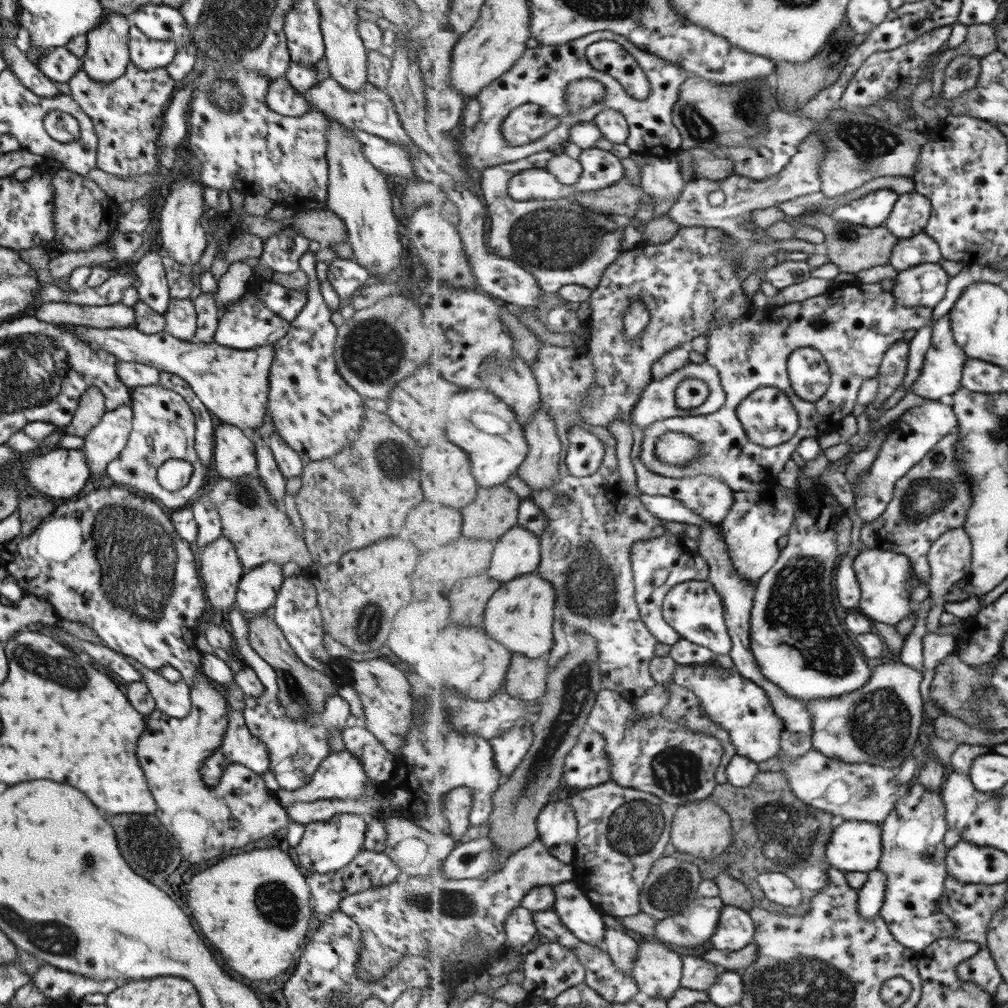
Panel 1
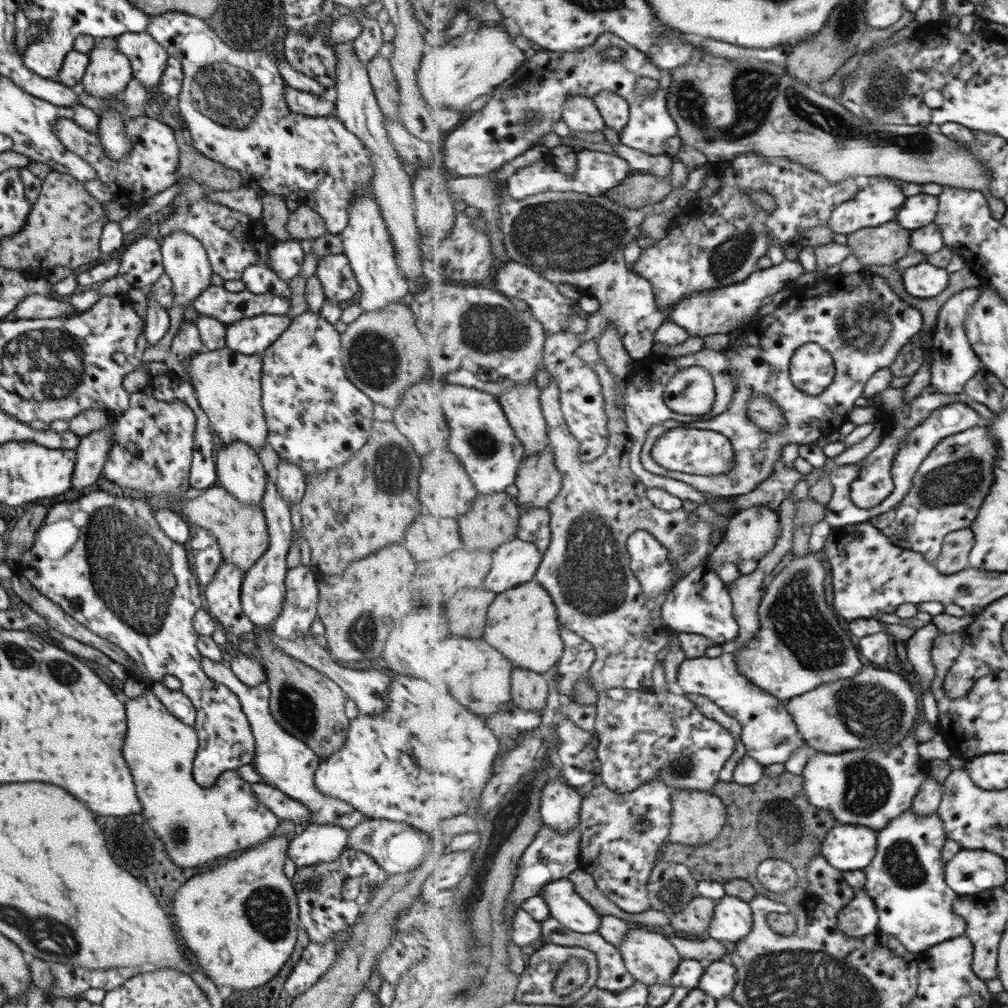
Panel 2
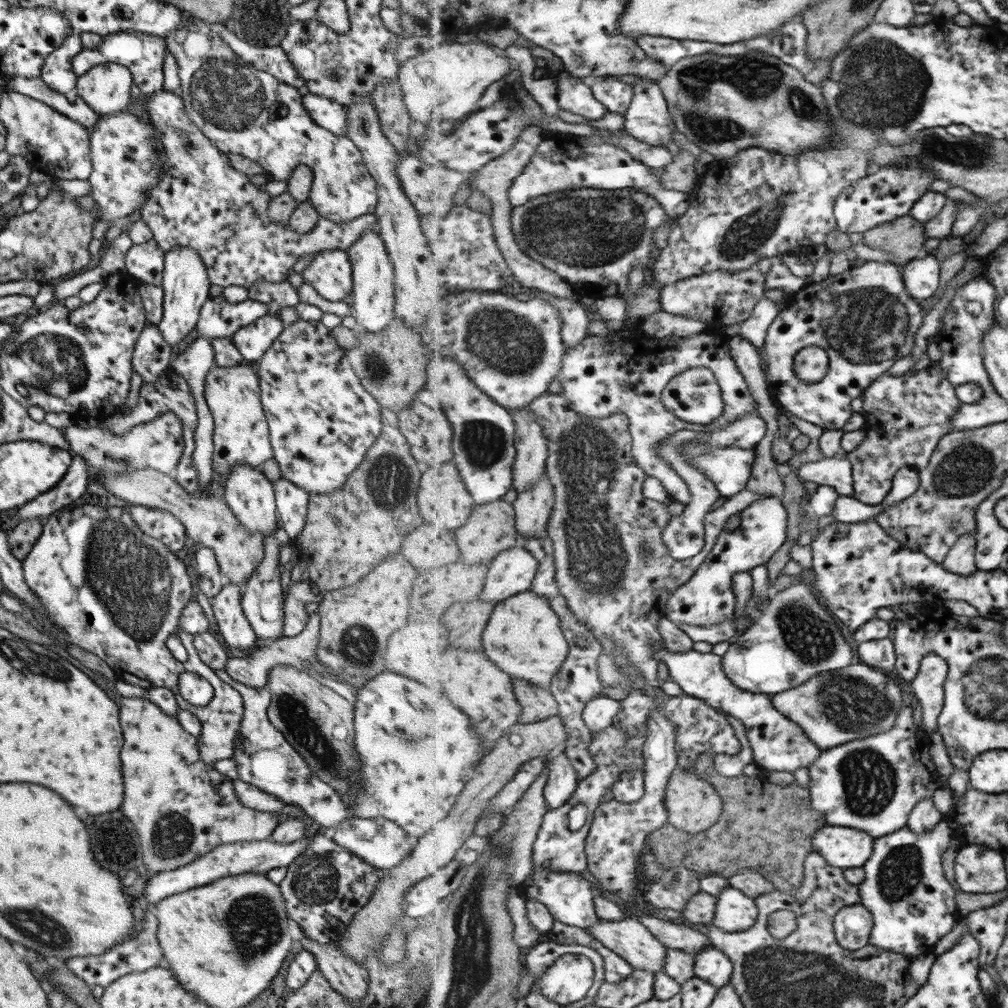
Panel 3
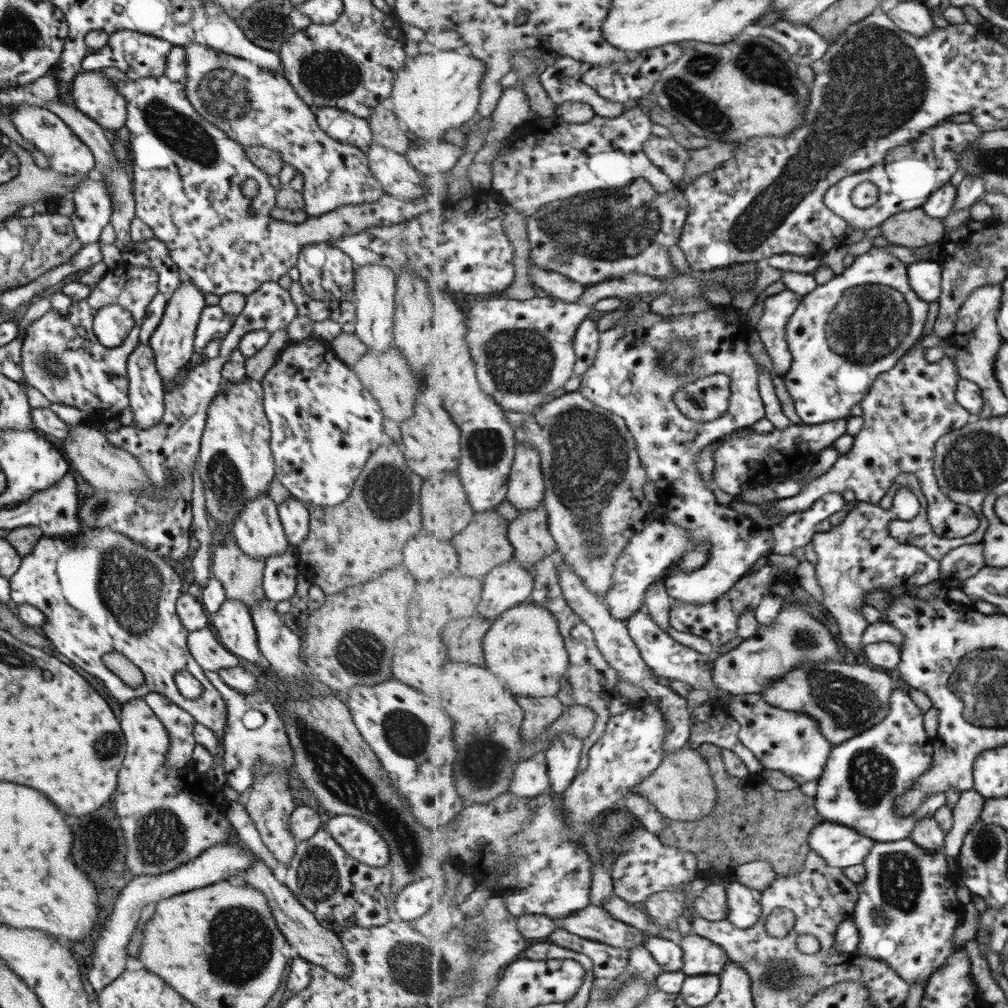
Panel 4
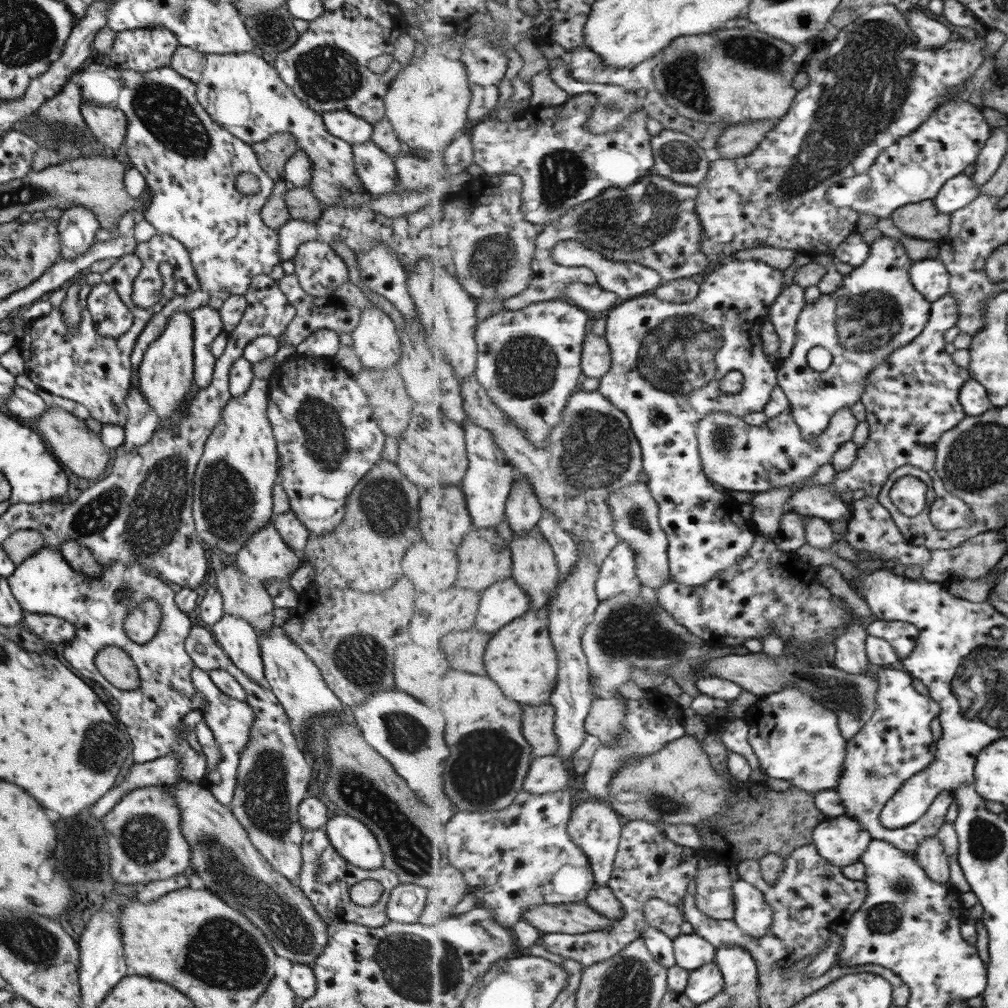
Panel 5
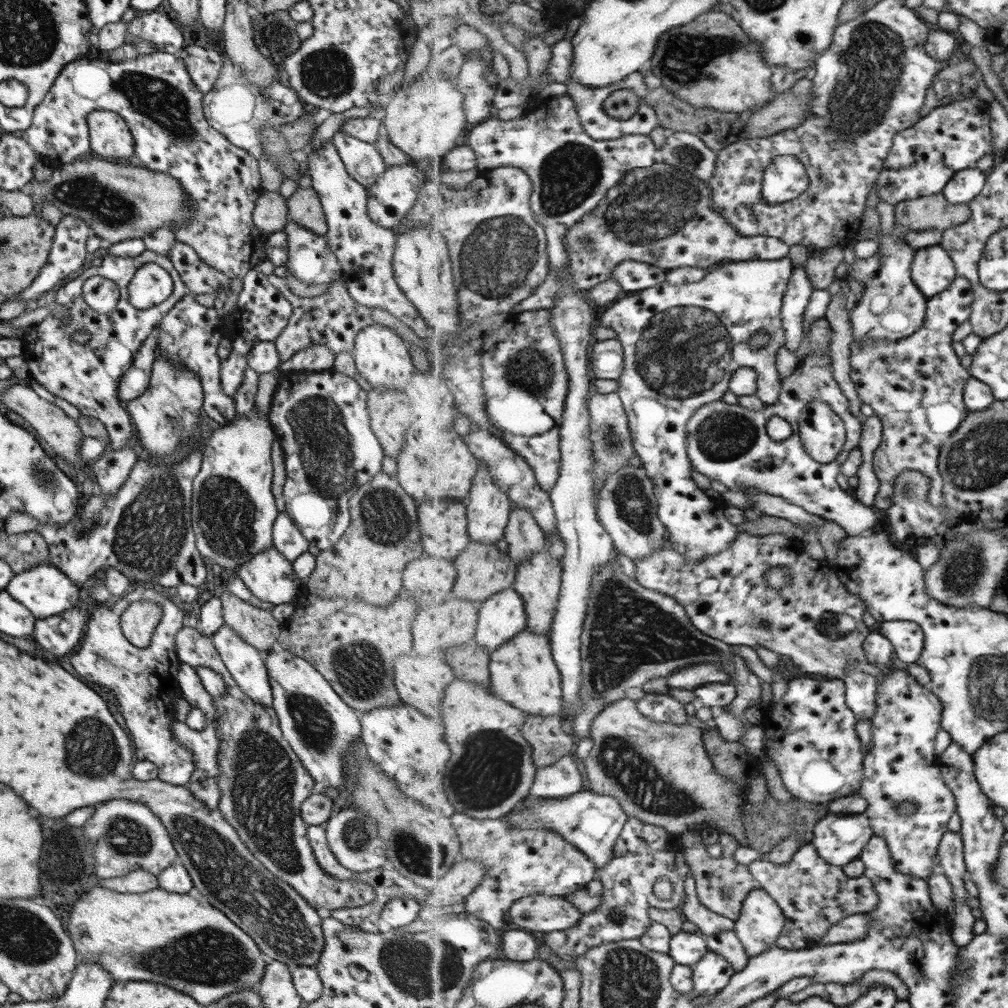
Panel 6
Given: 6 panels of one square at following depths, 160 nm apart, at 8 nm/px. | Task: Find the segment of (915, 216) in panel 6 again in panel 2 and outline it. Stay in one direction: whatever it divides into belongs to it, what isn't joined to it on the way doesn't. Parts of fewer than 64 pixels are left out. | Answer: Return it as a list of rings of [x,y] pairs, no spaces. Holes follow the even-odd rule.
[[[897,220],[847,236],[846,244],[863,266],[893,266],[910,252],[912,231]]]

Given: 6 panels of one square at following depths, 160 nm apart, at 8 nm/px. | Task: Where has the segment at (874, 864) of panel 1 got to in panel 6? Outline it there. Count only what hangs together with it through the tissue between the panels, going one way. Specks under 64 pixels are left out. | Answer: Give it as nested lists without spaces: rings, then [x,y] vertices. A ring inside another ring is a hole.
[[[864,813],[828,814],[815,826],[811,843],[825,861],[844,867],[862,857],[873,836],[870,817]]]

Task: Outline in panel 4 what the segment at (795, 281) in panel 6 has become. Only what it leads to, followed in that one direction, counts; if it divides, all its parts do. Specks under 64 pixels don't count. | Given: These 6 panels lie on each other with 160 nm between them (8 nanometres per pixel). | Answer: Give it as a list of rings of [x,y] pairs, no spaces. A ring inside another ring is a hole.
[[[786,289],[764,301],[764,308],[755,328],[772,359],[774,372],[783,377],[790,372],[793,356],[787,344],[787,326],[798,310],[801,296]]]

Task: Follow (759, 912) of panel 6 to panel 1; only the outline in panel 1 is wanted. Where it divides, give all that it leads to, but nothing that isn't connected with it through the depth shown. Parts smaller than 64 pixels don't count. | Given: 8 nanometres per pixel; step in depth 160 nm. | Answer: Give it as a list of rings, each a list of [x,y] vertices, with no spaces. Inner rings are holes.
[[[738,905],[726,906],[722,910],[718,931],[711,942],[717,950],[742,951],[755,942],[756,931],[752,912],[747,912]]]

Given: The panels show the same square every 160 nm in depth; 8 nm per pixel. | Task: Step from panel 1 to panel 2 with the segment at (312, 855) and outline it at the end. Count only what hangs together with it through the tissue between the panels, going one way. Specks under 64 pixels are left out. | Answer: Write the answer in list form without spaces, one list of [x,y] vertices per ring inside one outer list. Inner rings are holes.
[[[308,824],[299,835],[291,836],[287,856],[296,867],[329,863],[343,852],[347,845],[347,829],[341,826]]]

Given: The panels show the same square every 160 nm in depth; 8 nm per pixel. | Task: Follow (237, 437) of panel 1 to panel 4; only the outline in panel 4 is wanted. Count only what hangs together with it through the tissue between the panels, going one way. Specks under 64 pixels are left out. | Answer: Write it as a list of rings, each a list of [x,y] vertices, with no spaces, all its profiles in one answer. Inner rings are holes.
[[[265,492],[248,500],[234,516],[231,536],[244,555],[267,559],[286,551],[288,542],[282,529],[276,504]]]

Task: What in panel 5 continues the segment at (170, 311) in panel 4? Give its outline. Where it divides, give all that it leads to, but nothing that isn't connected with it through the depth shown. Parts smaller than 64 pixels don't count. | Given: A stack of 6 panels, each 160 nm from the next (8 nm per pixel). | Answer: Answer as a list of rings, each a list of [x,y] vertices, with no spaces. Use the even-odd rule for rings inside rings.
[[[190,311],[173,312],[162,330],[161,336],[157,336],[143,352],[136,378],[143,400],[149,404],[151,412],[155,412],[158,421],[171,420],[175,412],[177,415],[180,414],[179,405],[186,403],[185,396],[194,382]]]

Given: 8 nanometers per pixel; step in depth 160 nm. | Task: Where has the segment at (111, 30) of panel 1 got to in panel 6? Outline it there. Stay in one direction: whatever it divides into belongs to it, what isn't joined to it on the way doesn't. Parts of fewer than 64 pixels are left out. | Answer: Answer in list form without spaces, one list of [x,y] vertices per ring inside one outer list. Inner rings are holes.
[[[93,111],[86,116],[90,150],[100,158],[129,158],[133,152],[132,134],[126,122],[111,111]]]

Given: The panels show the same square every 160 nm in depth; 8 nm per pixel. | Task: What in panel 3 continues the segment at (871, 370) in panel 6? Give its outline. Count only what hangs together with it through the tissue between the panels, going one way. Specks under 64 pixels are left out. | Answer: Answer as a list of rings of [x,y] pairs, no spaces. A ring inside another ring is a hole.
[[[941,362],[918,372],[907,372],[902,376],[884,373],[866,388],[864,409],[867,418],[864,426],[867,435],[862,443],[848,453],[854,477],[854,498],[865,504],[881,504],[894,487],[895,476],[905,467],[920,473],[930,465],[933,450],[939,440],[953,432],[952,420],[962,408],[956,386],[947,379]]]

